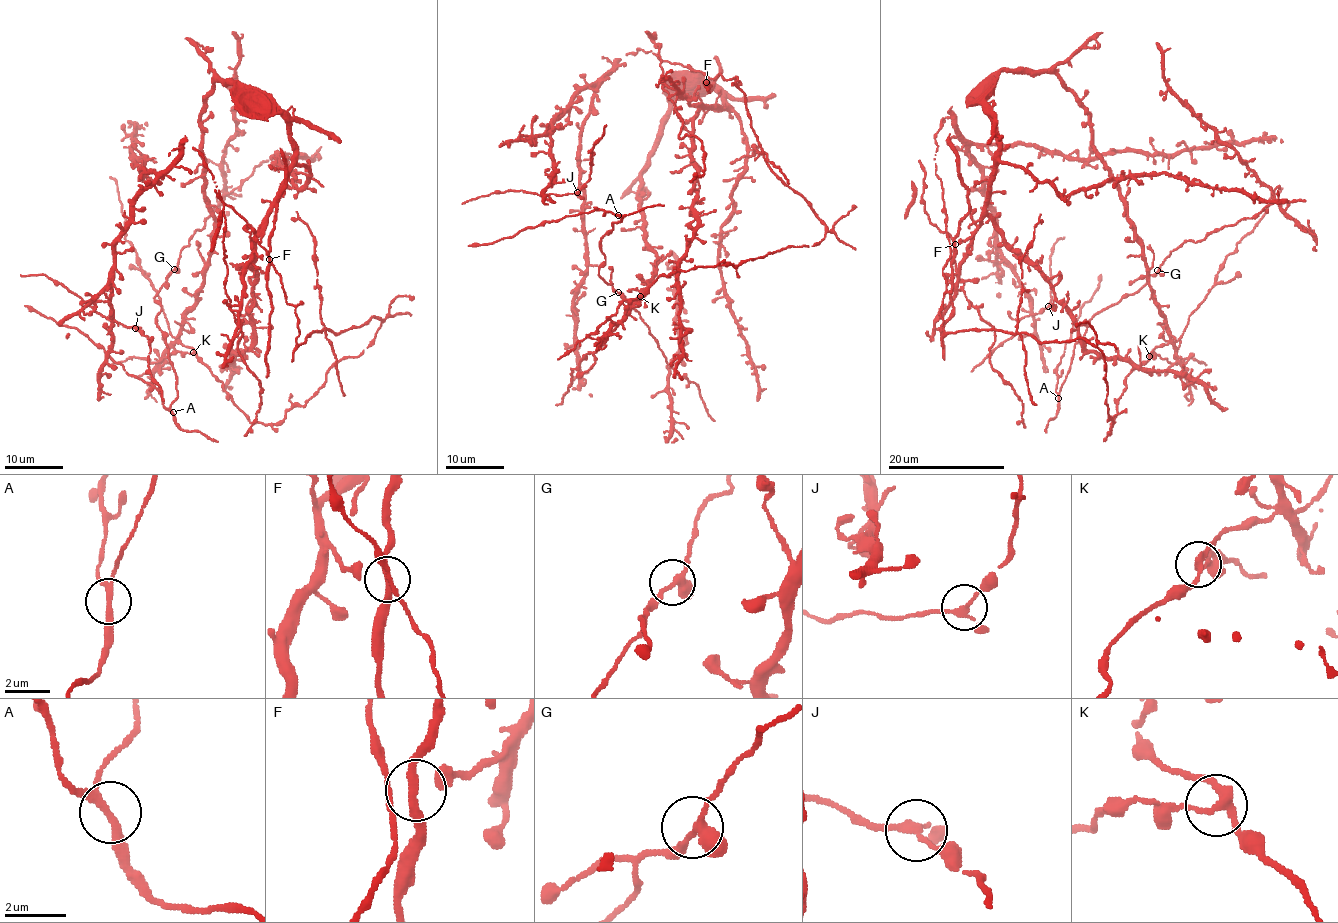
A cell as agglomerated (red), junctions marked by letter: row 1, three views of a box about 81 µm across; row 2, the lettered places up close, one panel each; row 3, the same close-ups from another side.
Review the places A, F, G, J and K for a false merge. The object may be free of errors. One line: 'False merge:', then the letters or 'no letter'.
False merge: K

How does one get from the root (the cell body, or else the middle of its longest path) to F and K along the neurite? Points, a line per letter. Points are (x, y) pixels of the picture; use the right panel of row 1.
F: (1113, 426), (1110, 434), (1104, 354), (1082, 338), (1041, 342), (1028, 333), (944, 330), (942, 269), (955, 244)
K: (1113, 426), (1117, 400), (1124, 392), (1125, 379), (1149, 355)

